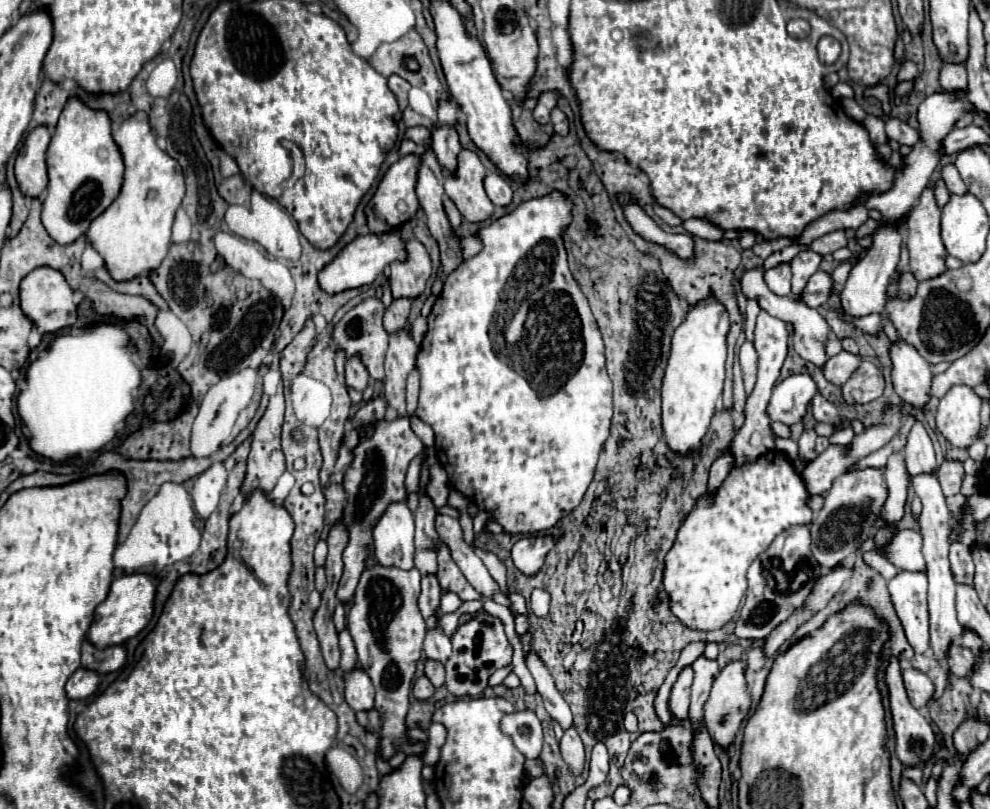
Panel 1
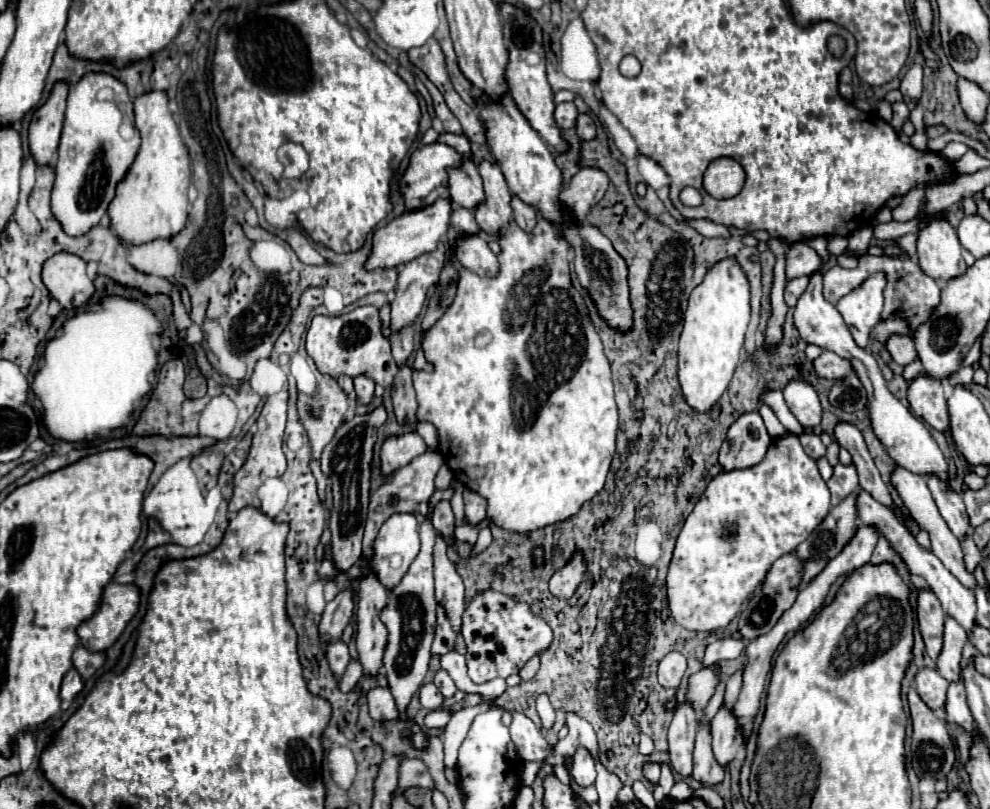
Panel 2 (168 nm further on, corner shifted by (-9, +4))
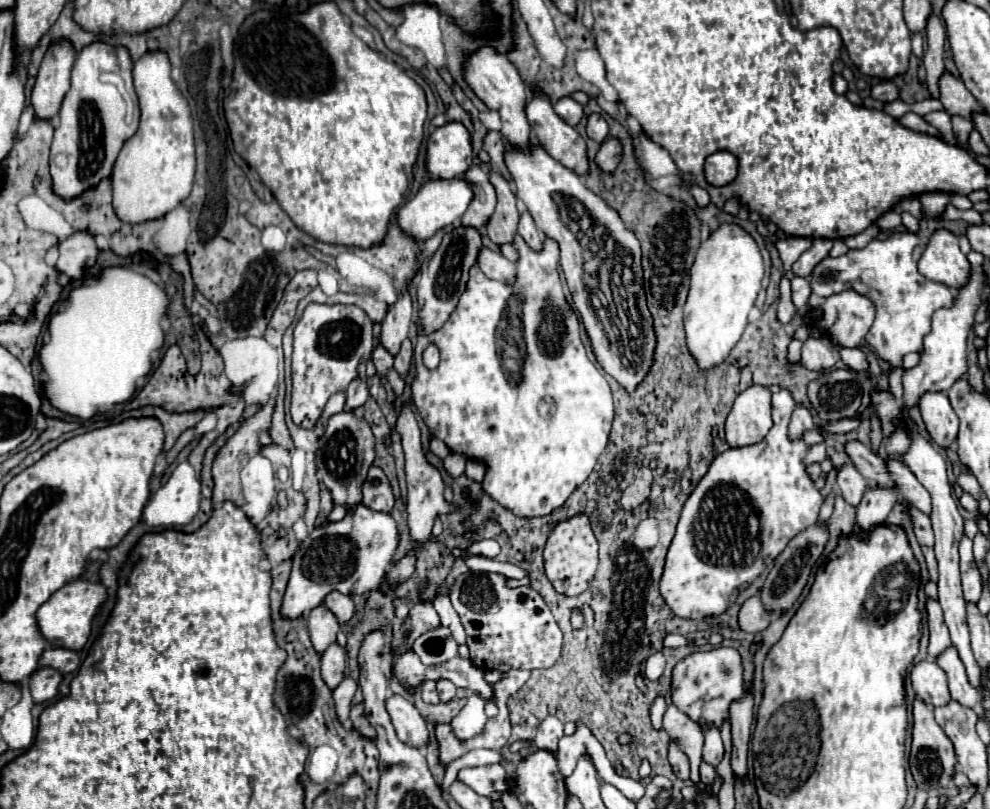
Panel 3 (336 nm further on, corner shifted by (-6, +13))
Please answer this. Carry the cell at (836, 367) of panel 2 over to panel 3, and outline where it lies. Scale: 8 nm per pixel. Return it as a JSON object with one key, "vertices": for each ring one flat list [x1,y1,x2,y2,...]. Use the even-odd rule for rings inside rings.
{"vertices":[[809,336,805,342,803,342,803,348,801,348,801,364,807,368,807,370,829,370,833,368,837,362,837,356,835,352,831,350,831,346,821,340,821,338,815,338,815,336]]}

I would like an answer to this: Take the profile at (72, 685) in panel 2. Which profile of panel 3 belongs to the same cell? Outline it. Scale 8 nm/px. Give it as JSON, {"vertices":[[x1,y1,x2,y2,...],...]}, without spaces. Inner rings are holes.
{"vertices":[[41,668,37,670,37,674,33,674,33,678,29,678,29,692,35,704,53,700,57,694,57,686,61,682,61,674,53,668]]}

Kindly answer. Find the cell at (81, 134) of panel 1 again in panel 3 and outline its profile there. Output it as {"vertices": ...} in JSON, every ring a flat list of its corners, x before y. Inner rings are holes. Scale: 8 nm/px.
{"vertices":[[91,42,79,52,71,74,71,88,63,98,59,126,55,128,51,144,51,178,59,196,75,198,87,188,99,184,99,180,107,178,125,140,135,134,139,124,139,102,133,90,131,68,133,60,125,46],[103,72,115,72,123,78,127,98,123,98,113,84,99,80]]}

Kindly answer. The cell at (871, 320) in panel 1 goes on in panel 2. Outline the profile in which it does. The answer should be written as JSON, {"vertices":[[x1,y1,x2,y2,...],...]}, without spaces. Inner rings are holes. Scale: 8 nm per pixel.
{"vertices":[[894,333,894,335,890,335,890,337,886,339,884,347,890,351,892,359,894,359,898,365,902,365,902,367,908,365,908,363,916,357,916,353,914,353,914,341,912,341,908,335,898,335,898,333]]}

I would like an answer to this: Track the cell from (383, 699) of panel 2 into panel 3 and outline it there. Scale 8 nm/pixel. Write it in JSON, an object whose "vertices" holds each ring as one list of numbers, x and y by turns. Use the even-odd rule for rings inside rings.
{"vertices":[[395,694,387,700,387,712,399,740,413,748,427,748,431,744,431,732,419,710,403,696]]}

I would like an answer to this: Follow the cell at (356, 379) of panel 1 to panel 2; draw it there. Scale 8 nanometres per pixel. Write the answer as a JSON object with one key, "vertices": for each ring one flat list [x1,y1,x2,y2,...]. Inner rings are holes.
{"vertices":[[358,375,358,377,354,379,354,389,356,389,358,403,368,405,368,403,374,399,374,381,368,379,366,375]]}

